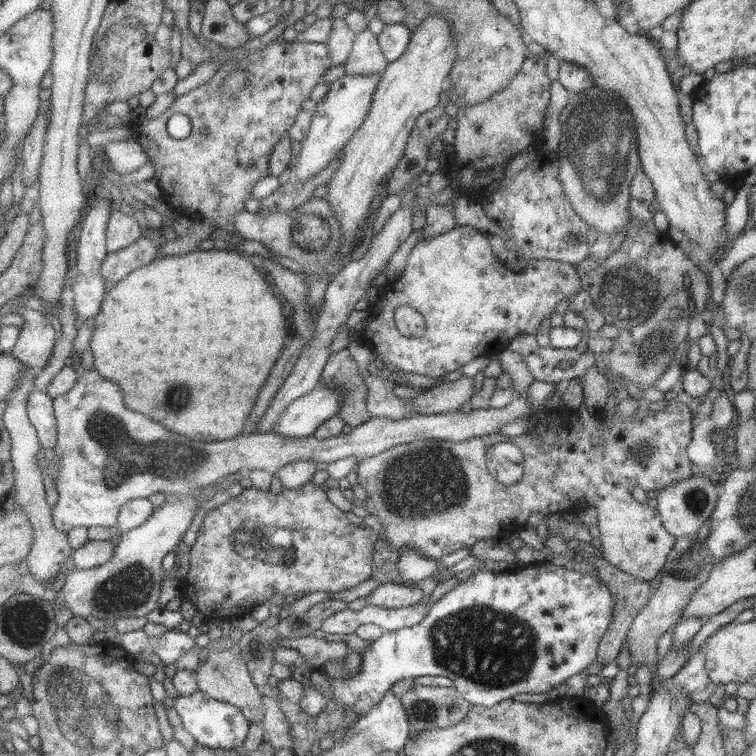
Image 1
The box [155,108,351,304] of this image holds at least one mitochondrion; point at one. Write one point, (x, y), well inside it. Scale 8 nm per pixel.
(311, 233)

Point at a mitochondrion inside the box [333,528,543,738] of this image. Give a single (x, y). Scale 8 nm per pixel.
(421, 709)

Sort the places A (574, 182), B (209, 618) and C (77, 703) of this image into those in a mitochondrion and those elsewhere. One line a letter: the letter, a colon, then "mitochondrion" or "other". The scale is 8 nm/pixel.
A: mitochondrion
B: other
C: mitochondrion

